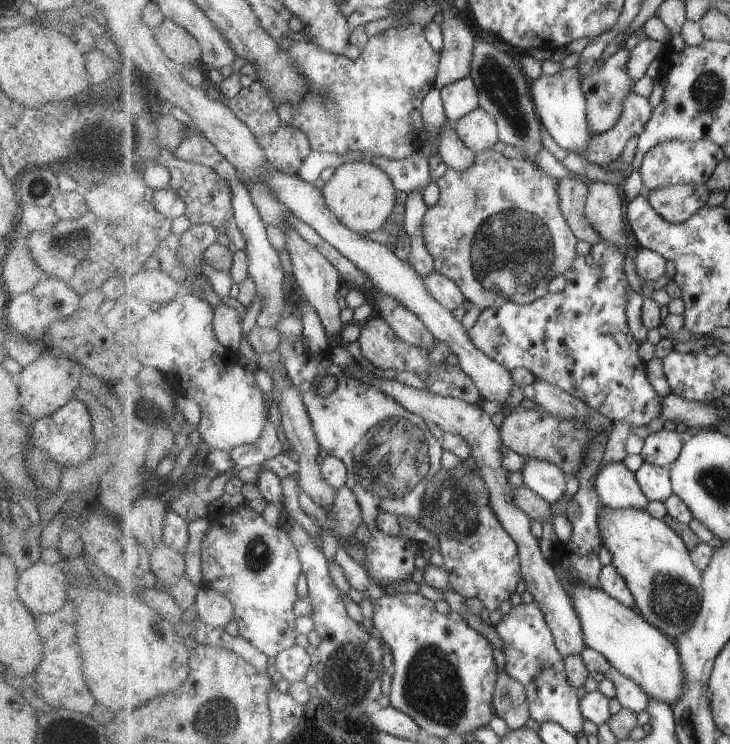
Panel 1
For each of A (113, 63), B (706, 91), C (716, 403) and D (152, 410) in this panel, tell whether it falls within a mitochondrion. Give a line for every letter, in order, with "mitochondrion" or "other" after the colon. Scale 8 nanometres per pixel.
A: other
B: mitochondrion
C: other
D: mitochondrion

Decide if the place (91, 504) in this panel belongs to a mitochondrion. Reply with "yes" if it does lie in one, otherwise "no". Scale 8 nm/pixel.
no

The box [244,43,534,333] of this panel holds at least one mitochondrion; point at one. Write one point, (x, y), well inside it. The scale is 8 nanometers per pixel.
(500, 89)

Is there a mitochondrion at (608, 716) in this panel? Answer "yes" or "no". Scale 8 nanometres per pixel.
no

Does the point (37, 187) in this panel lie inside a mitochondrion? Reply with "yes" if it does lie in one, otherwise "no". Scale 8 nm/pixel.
yes

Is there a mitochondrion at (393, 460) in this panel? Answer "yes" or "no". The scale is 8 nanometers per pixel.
yes

